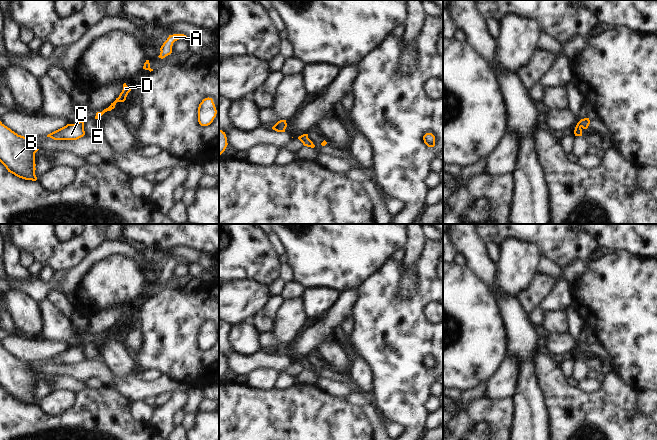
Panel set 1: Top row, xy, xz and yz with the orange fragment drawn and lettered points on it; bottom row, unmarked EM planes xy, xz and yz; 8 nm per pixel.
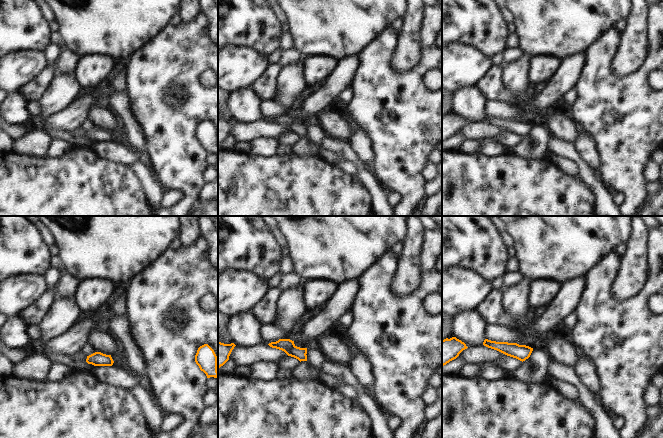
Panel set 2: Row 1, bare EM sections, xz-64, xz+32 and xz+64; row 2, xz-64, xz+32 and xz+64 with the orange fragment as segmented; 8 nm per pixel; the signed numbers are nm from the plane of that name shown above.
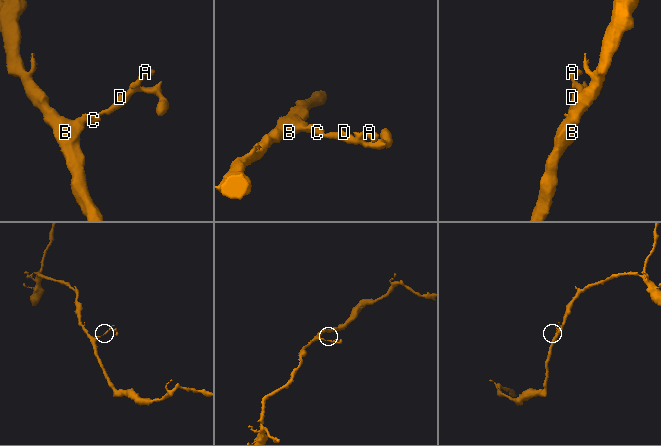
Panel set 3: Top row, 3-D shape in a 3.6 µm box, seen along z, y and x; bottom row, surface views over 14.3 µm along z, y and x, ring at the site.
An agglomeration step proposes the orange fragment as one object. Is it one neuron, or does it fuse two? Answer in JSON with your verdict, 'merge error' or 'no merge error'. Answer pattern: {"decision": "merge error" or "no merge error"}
{"decision": "no merge error"}

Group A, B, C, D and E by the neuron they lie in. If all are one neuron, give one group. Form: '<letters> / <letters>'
A B C D E

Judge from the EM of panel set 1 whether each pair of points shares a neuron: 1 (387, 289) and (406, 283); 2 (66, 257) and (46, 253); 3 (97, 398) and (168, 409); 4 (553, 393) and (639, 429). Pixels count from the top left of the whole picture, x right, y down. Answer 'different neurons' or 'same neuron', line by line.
1: different neurons
2: same neuron
3: different neurons
4: same neuron

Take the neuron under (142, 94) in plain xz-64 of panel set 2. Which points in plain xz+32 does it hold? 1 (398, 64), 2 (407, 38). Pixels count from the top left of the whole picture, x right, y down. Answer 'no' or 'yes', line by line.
1: no
2: no

